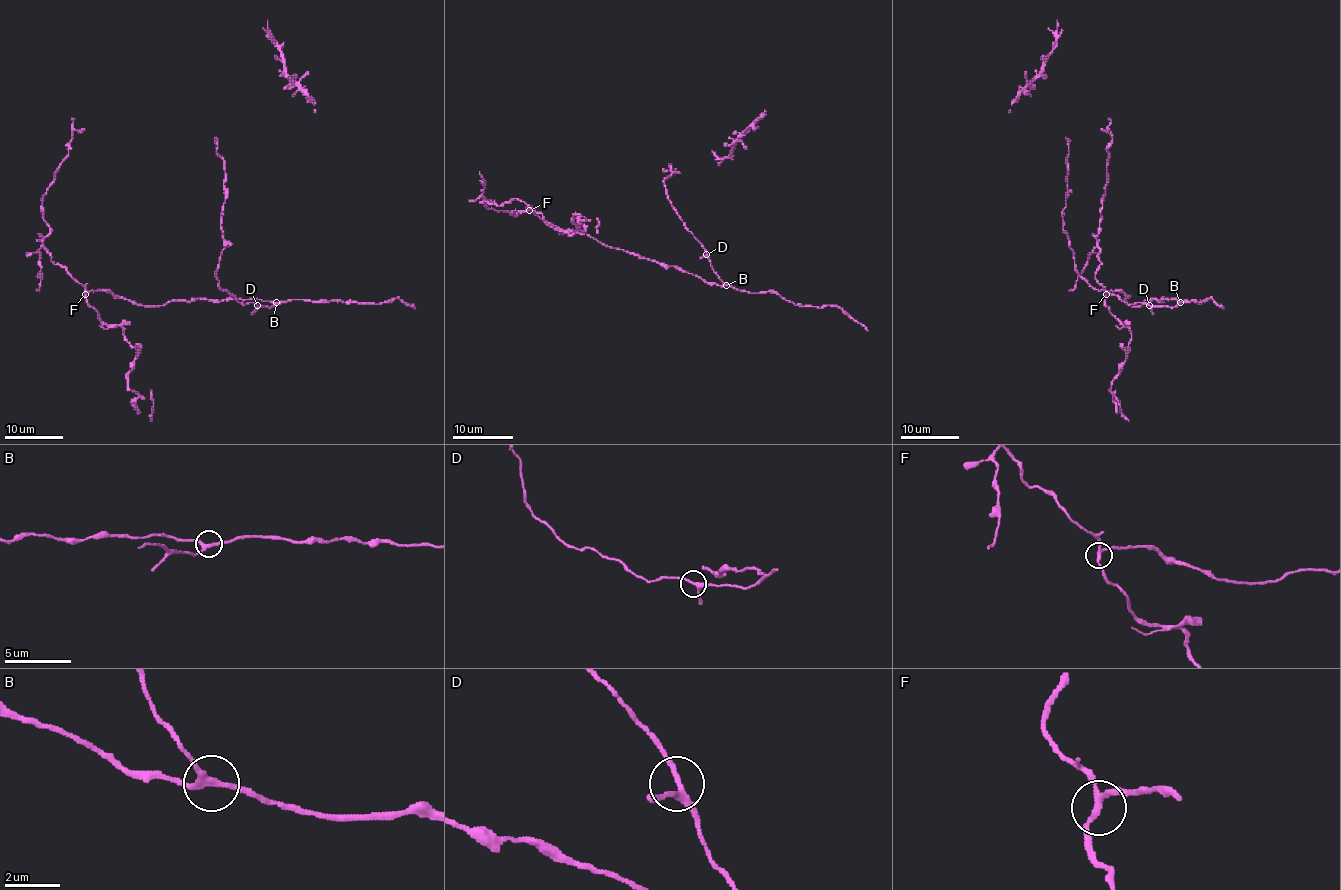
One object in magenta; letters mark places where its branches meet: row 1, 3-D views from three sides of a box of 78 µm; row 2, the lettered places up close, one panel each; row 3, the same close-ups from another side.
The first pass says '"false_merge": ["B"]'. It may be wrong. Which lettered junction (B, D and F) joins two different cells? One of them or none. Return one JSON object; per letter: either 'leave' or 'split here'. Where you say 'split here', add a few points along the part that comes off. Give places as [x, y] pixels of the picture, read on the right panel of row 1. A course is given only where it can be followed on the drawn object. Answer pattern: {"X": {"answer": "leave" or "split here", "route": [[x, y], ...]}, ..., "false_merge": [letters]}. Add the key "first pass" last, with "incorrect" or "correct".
{"B": {"answer": "leave"}, "D": {"answer": "leave"}, "F": {"answer": "split here", "route": [[1107, 294], [1095, 272], [1102, 264], [1096, 242], [1107, 180], [1107, 146], [1112, 139], [1108, 118]]}, "false_merge": ["F"], "first pass": "incorrect"}

